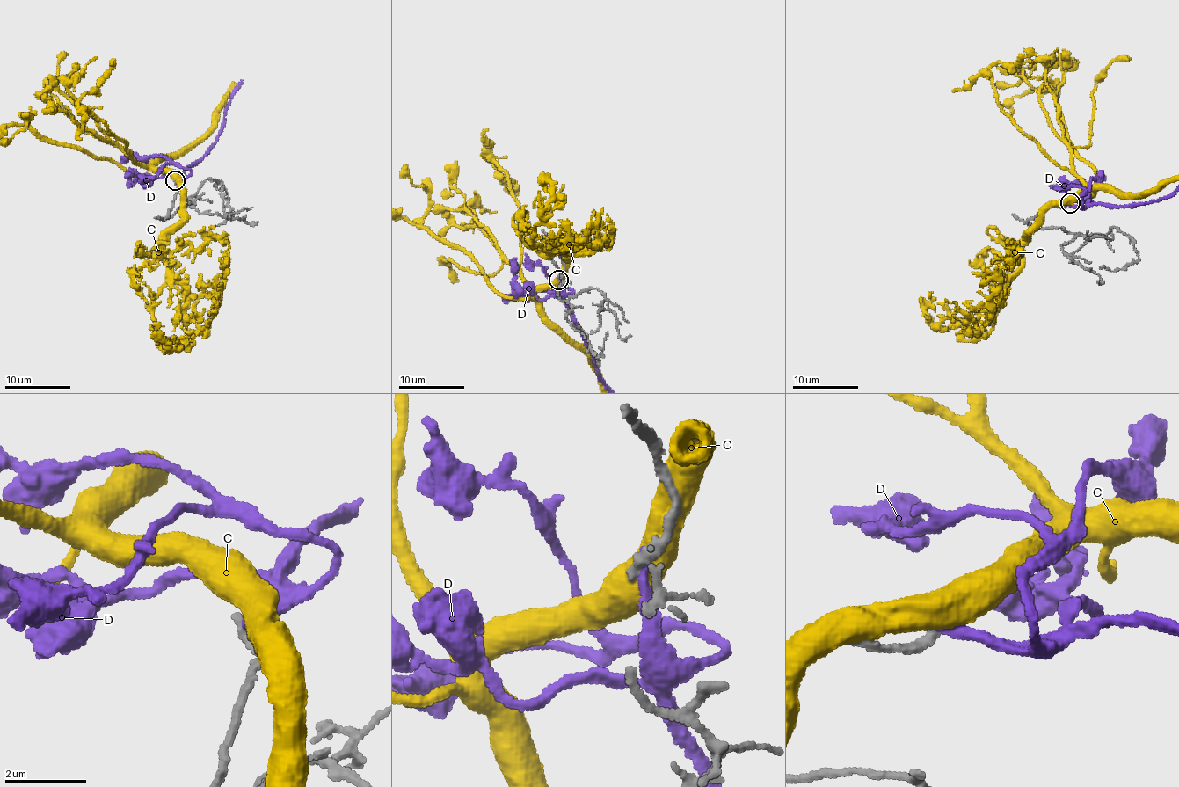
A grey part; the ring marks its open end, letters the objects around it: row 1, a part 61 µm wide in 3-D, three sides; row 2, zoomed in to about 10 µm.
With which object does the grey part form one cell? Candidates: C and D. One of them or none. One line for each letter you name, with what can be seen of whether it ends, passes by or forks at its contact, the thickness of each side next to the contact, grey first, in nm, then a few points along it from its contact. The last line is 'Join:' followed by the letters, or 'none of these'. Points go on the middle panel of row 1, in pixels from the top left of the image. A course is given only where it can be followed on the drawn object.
Join: none of these

